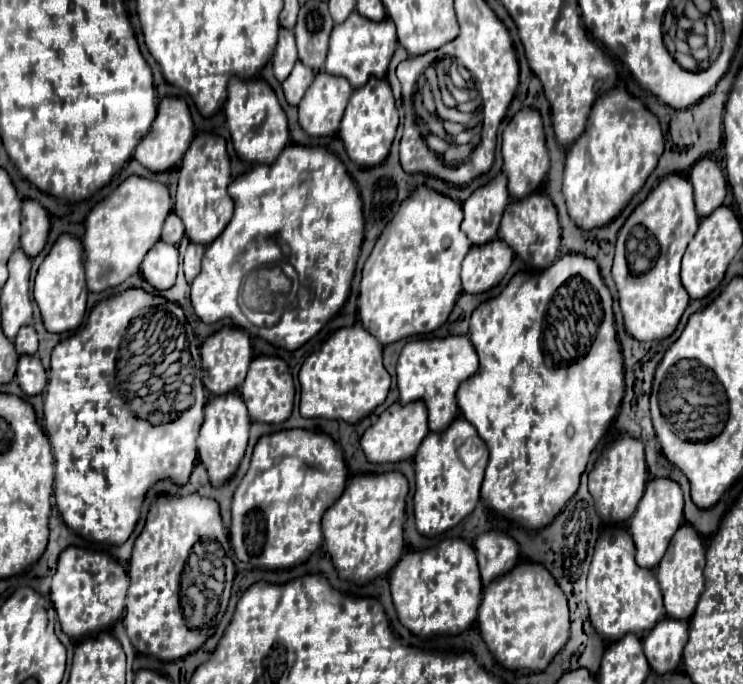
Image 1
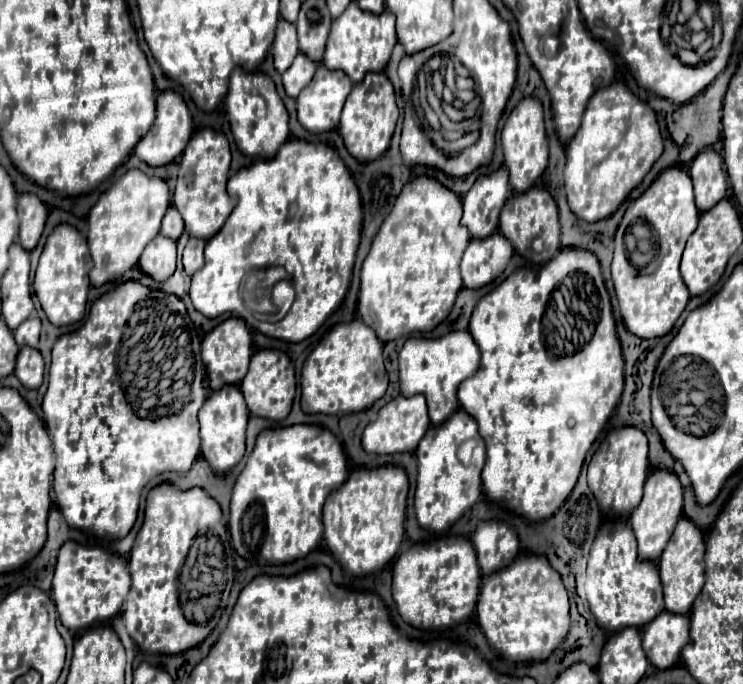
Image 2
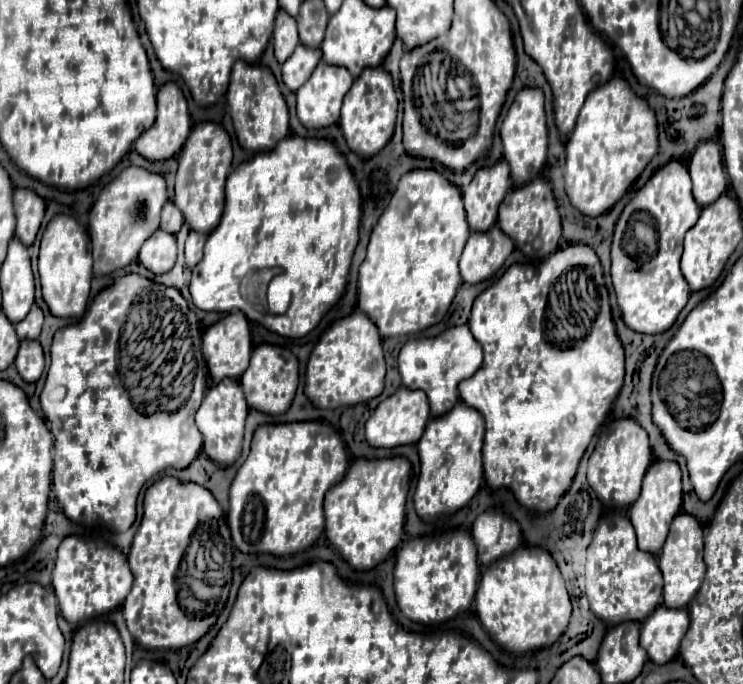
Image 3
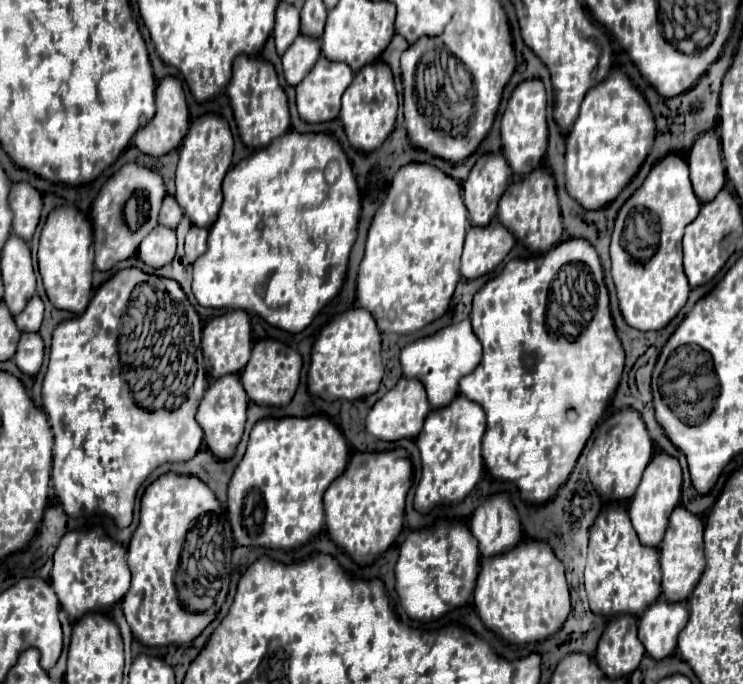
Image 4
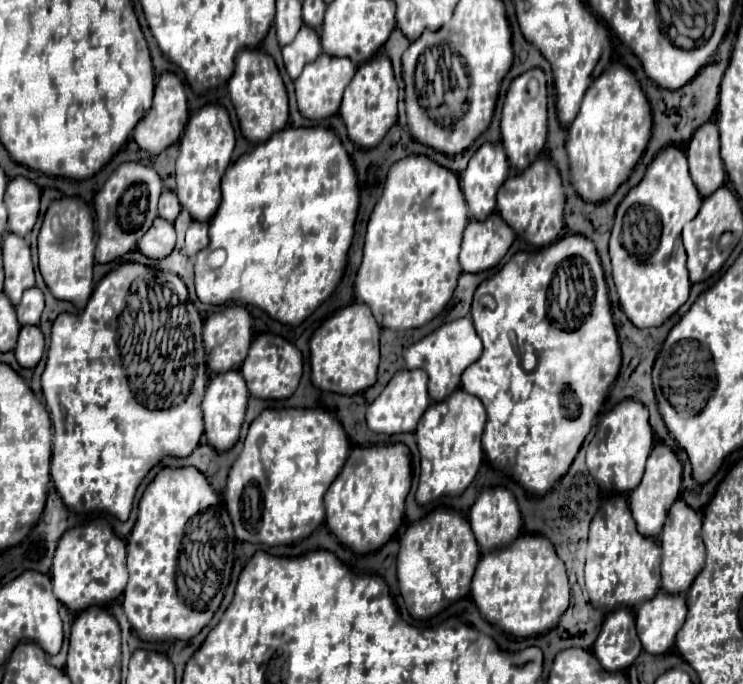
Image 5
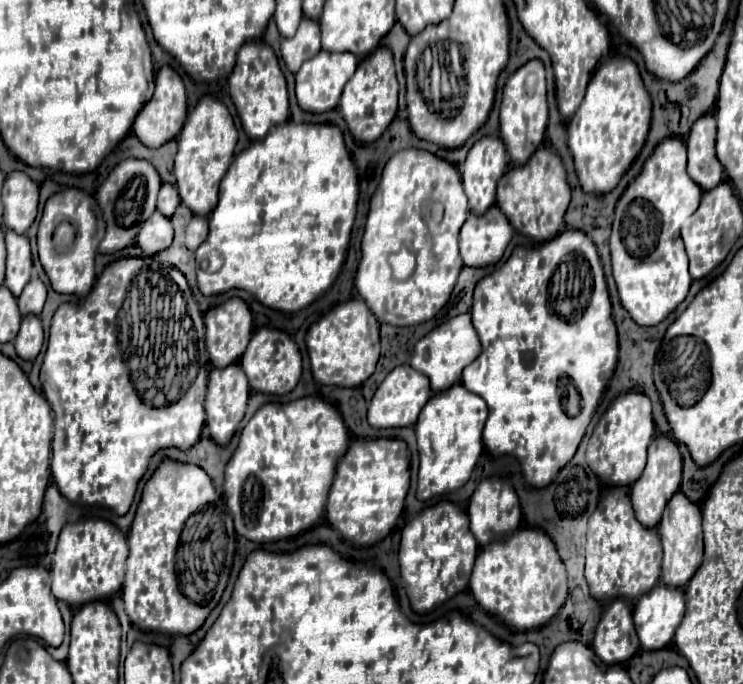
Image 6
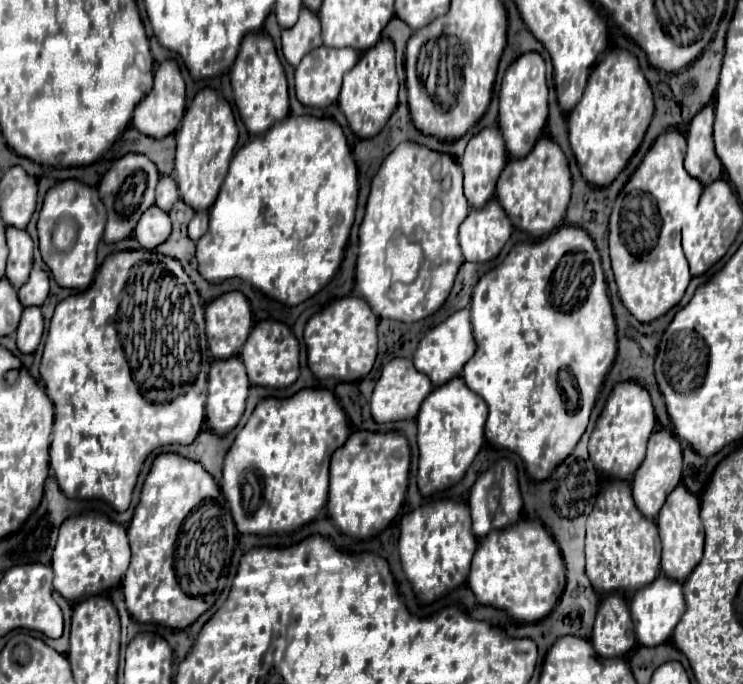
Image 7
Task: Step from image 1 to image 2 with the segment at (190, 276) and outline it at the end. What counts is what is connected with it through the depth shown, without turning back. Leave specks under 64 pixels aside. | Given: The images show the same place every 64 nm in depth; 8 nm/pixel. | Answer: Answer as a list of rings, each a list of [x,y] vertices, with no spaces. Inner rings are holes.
[[[190,236],[188,244],[184,248],[184,254],[182,254],[182,264],[184,264],[184,270],[188,276],[192,276],[204,264],[204,244],[206,244],[206,240]]]

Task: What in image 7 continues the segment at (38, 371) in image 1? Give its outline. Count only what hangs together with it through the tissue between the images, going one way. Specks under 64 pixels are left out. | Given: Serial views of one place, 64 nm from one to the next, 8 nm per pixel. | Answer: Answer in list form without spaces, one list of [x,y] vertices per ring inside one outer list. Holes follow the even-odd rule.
[[[24,308],[22,312],[22,320],[18,324],[16,330],[16,344],[20,352],[34,352],[36,346],[40,344],[44,332],[44,318],[42,318],[42,310],[40,308]]]

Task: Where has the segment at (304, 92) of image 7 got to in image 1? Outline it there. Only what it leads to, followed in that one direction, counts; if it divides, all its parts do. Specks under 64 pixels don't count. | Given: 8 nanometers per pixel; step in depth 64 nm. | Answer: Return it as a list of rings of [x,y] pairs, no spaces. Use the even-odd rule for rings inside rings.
[[[320,70],[298,104],[298,122],[310,136],[332,136],[338,132],[352,86],[342,76]]]

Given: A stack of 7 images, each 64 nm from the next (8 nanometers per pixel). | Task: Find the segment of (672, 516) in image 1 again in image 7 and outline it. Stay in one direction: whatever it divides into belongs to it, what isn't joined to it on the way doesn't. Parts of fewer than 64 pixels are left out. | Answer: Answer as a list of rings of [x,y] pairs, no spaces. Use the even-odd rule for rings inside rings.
[[[660,428],[656,432],[652,432],[650,440],[648,440],[648,452],[644,458],[644,464],[640,464],[640,468],[636,470],[634,478],[632,478],[632,494],[636,500],[638,510],[646,516],[646,518],[656,518],[666,496],[680,484],[682,478],[682,448],[680,442],[676,440],[676,436],[668,430],[668,428]]]

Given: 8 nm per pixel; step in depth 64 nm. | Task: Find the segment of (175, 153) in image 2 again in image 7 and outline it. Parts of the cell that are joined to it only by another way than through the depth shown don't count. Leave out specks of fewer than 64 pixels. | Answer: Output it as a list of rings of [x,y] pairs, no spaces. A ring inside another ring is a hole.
[[[166,60],[154,72],[154,86],[148,92],[148,96],[144,96],[144,100],[140,100],[140,104],[134,108],[132,124],[146,136],[164,138],[166,134],[172,134],[178,130],[184,108],[186,108],[186,88],[184,88],[180,66],[176,60]]]

